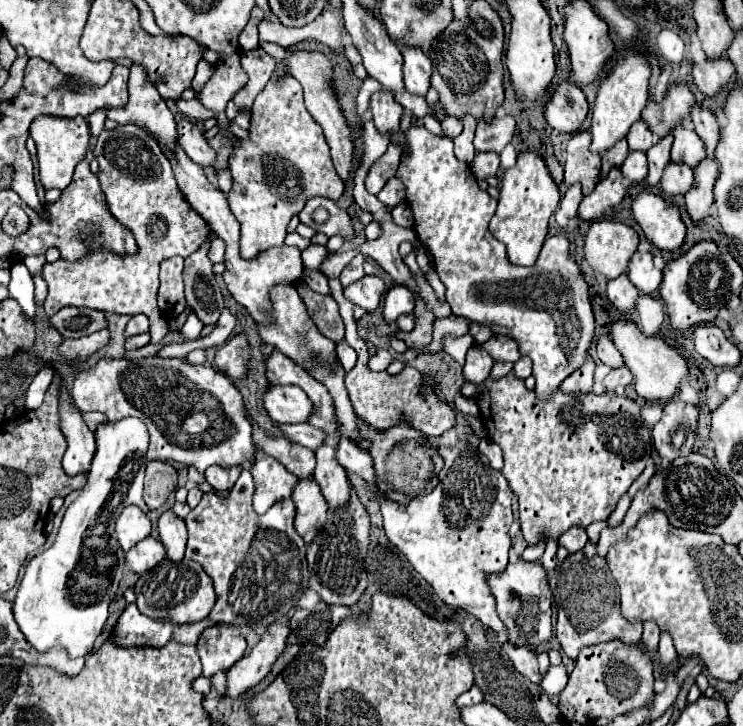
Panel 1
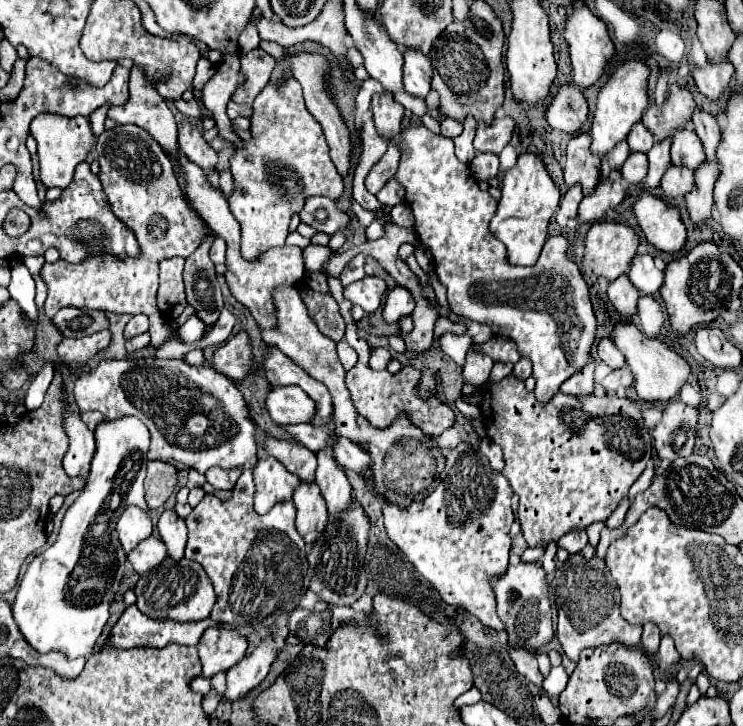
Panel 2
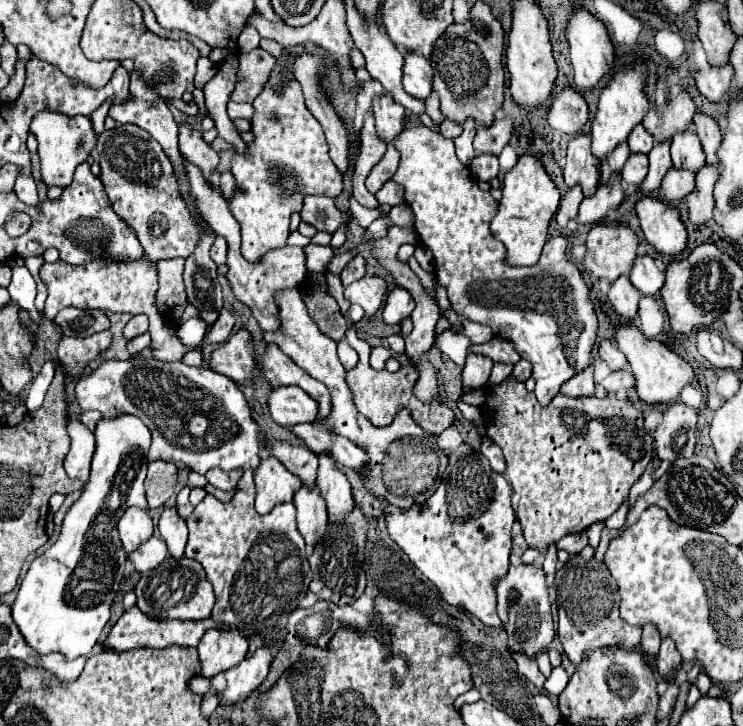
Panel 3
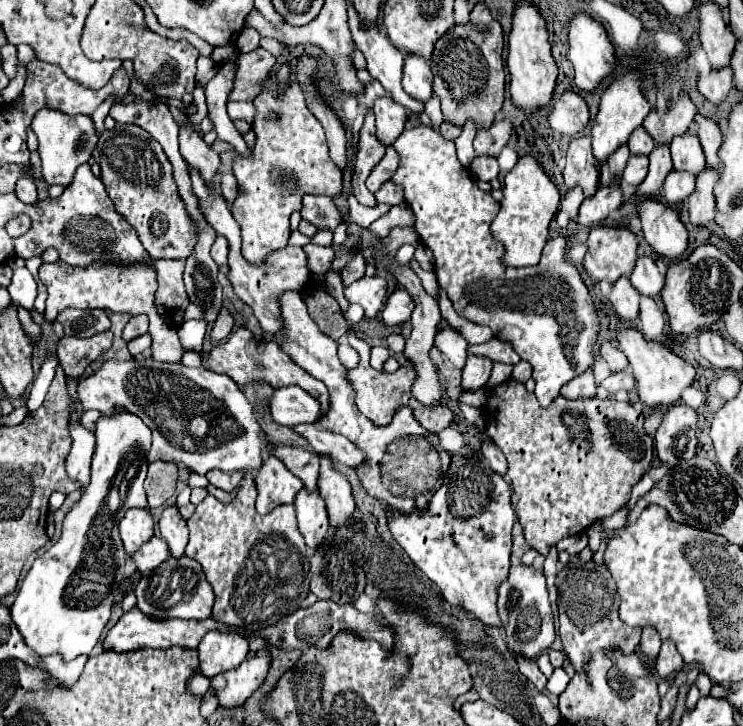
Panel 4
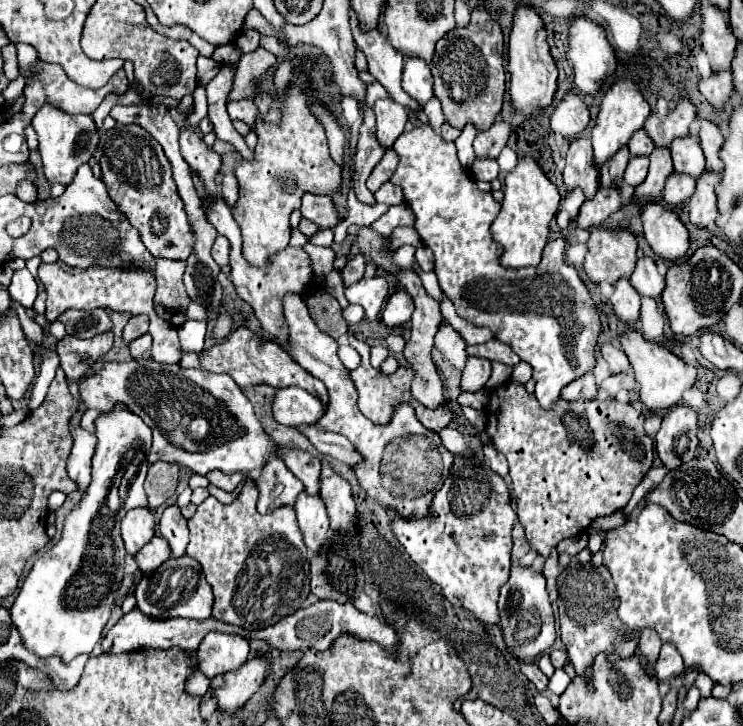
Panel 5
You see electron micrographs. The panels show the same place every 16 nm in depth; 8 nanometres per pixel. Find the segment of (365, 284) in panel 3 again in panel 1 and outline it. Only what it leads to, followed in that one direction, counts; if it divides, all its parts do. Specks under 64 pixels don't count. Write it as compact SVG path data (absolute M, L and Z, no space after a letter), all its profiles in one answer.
M364 276L358 282L344 288L344 296L352 302L362 306L366 312L374 312L386 292L386 284L378 276Z

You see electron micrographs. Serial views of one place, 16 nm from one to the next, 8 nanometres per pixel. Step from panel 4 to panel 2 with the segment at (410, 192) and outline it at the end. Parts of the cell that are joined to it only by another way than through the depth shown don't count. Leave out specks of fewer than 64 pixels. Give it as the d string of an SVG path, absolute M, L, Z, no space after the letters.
M410 126L396 138L396 148L400 150L402 158L394 180L406 188L406 204L412 208L416 218L414 230L420 238L420 244L432 252L434 272L448 290L448 302L452 310L462 318L488 324L496 336L510 338L516 344L520 356L528 358L534 366L536 398L542 404L548 404L550 398L560 390L562 382L580 372L592 360L590 350L596 340L598 326L588 286L584 284L578 266L568 256L568 240L564 236L548 238L536 266L514 268L506 264L504 244L500 244L488 230L498 202L488 192L478 188L470 168L456 158L454 142L430 132L426 126Z

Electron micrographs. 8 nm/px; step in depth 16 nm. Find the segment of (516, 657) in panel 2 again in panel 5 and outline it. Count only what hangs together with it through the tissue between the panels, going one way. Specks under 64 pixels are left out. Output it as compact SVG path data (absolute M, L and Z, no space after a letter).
M520 662L520 670L528 676L528 680L540 690L540 692L544 692L544 690L548 690L548 676L544 676L542 672L540 672L540 668L532 662L532 664L522 664Z

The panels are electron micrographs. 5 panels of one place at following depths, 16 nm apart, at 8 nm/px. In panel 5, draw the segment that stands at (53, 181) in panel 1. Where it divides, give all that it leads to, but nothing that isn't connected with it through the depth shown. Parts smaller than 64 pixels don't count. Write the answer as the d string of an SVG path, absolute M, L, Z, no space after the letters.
M44 104L44 108L40 108L36 112L36 116L32 118L32 126L38 134L38 150L42 156L42 164L44 164L44 174L46 178L56 184L70 184L78 166L88 162L98 146L100 134L96 124L92 122L90 114L68 114L68 112L60 112L60 108L56 108L54 104Z

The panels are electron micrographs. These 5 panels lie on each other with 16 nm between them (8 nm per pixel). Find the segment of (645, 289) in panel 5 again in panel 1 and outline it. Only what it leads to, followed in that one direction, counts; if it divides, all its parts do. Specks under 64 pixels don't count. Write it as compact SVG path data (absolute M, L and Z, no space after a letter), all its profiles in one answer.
M636 252L632 256L628 278L642 294L654 294L662 284L662 272L654 268L650 252L644 252L644 254Z

